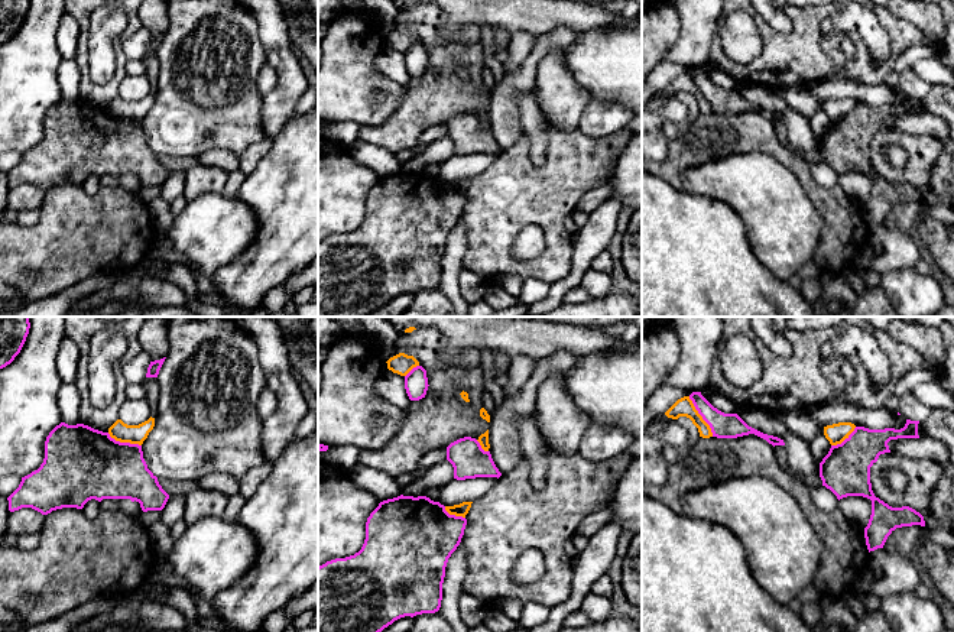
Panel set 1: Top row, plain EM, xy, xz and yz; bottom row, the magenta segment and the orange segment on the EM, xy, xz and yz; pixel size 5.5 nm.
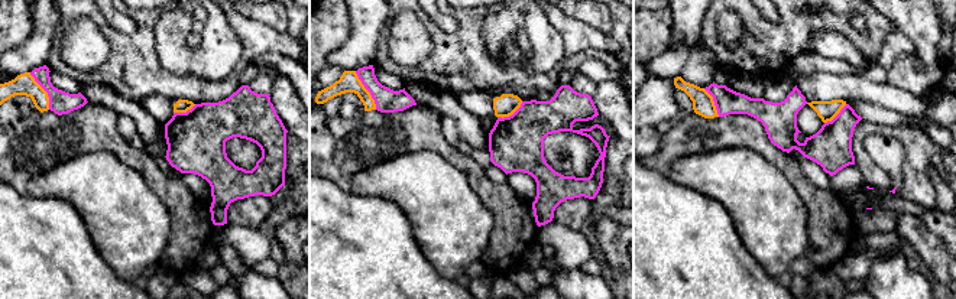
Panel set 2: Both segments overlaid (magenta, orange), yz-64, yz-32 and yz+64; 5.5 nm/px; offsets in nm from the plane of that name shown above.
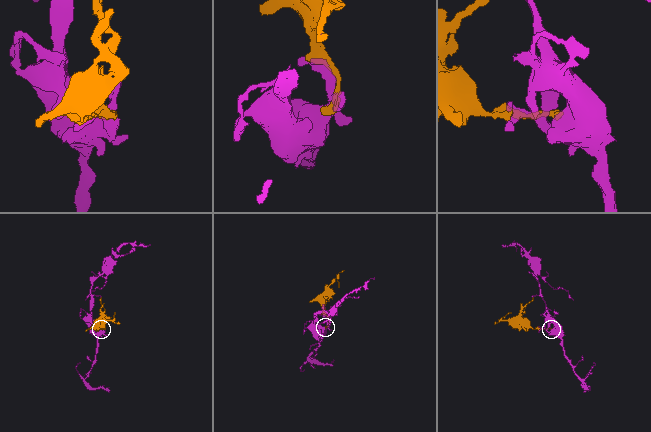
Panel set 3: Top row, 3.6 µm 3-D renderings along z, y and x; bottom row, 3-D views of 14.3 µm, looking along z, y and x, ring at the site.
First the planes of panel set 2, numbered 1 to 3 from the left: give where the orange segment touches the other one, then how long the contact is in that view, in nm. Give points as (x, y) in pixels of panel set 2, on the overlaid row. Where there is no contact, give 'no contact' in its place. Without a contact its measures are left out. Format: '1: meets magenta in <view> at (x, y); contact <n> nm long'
1: meets magenta in yz-64 at (45, 90); contact 240 nm long
2: meets magenta in yz-32 at (366, 88); contact 240 nm long
3: meets magenta in yz+64 at (715, 103); contact 180 nm long

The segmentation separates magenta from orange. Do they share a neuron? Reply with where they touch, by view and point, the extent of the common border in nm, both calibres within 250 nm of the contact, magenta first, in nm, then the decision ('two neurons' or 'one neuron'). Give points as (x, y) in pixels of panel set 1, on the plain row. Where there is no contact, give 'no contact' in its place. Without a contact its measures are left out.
contact yz (701, 91); length 260 nm; calibres 140 and 110 nm; two neurons

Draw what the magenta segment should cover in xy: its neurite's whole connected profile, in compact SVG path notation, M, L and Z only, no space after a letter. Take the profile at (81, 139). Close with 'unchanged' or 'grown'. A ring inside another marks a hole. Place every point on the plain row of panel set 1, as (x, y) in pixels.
M84 100L56 101L45 117L45 134L40 143L22 153L19 163L7 174L9 187L32 184L42 191L62 184L82 185L95 175L130 175L139 178L143 188L162 187L169 171L162 165L158 153L147 145L142 121L120 119L108 108Z; unchanged

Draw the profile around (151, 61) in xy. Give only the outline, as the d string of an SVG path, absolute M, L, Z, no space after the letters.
M146 54L143 58L146 72L145 75L150 84L150 93L156 94L158 91L158 78L159 78L159 58L158 54Z

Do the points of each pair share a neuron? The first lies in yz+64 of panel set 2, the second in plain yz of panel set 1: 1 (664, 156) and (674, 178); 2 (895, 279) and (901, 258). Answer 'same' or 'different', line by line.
1: same
2: different

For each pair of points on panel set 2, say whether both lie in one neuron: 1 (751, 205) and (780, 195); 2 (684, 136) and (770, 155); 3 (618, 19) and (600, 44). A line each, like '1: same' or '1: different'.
1: same
2: same
3: different

